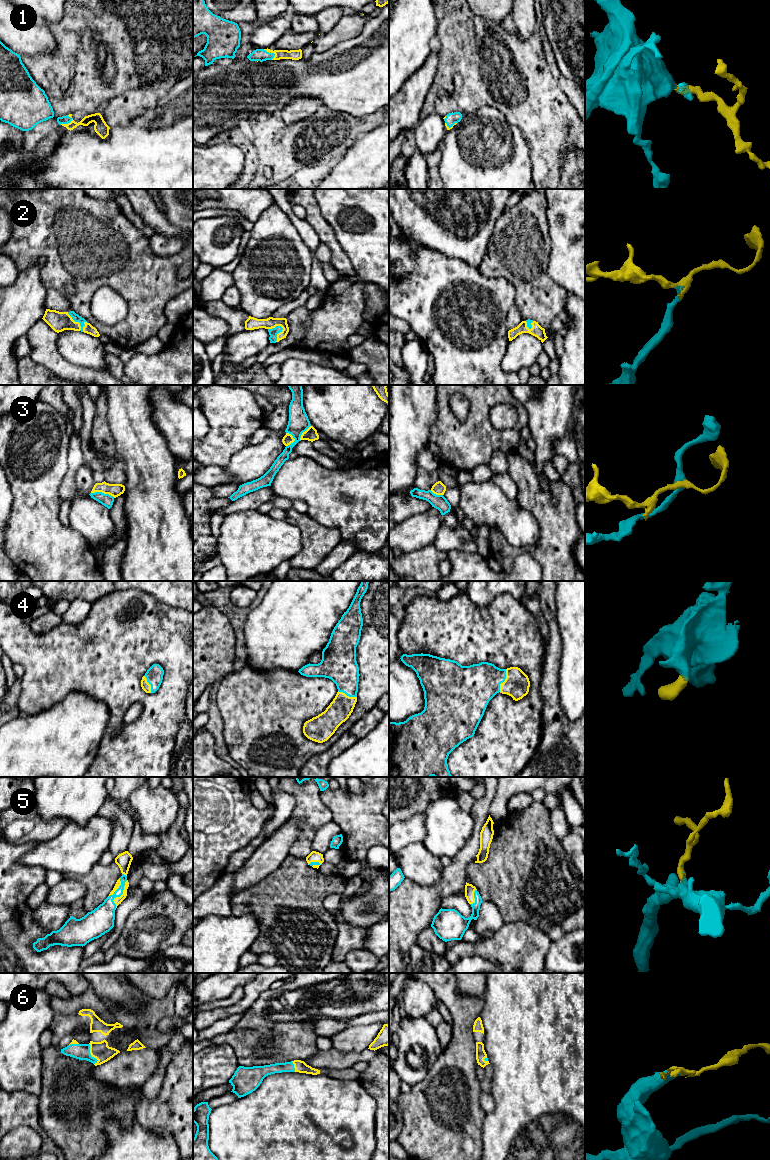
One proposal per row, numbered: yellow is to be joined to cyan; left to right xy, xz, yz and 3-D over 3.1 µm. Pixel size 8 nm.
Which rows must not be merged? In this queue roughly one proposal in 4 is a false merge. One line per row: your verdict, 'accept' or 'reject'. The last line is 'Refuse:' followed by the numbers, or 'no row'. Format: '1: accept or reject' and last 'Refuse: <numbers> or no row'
1: accept
2: accept
3: reject
4: accept
5: accept
6: accept
Refuse: 3

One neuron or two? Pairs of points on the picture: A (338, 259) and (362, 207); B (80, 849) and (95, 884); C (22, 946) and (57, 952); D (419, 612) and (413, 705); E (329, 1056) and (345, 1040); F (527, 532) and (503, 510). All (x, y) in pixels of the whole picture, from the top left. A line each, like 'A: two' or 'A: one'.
A: two
B: two
C: one
D: two
E: two
F: one

